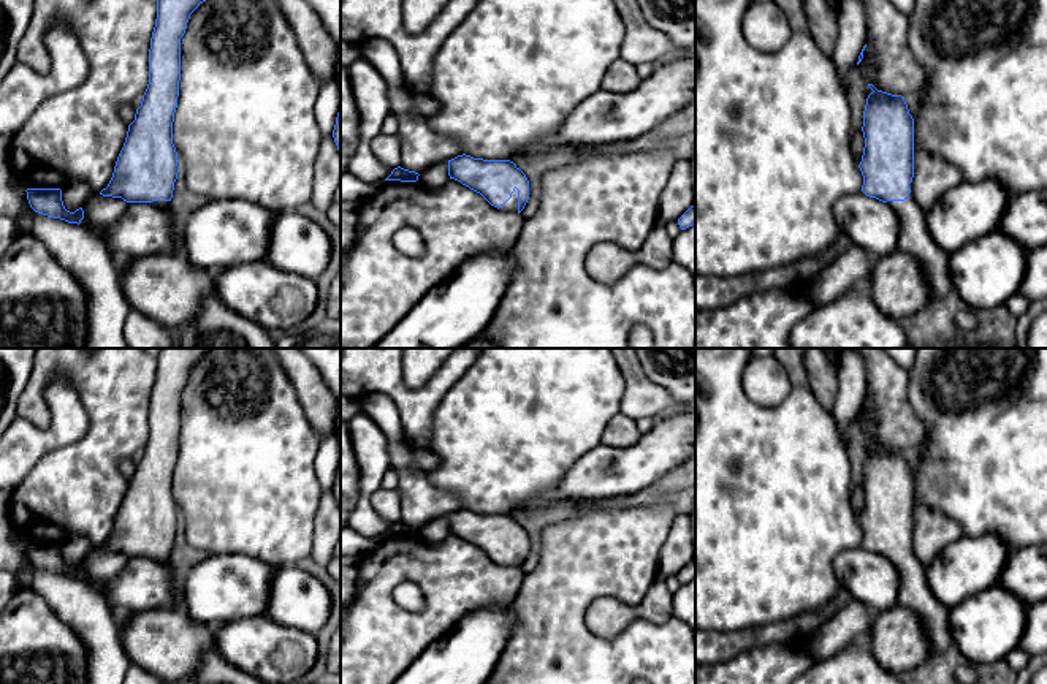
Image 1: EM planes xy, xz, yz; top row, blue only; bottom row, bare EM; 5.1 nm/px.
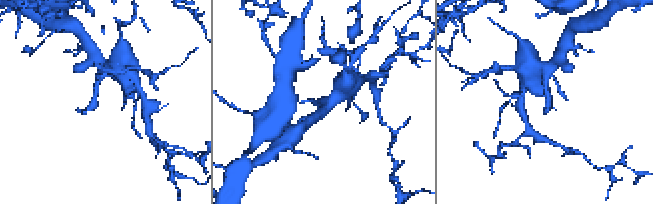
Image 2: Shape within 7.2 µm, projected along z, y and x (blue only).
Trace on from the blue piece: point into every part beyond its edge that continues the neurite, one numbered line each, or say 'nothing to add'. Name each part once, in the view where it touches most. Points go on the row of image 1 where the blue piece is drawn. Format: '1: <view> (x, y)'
1: xz (512, 205)

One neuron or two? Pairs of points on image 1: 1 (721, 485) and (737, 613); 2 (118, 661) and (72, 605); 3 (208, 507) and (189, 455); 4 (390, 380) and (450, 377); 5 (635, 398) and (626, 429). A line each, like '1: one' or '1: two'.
1: one
2: one
3: one
4: one
5: two

